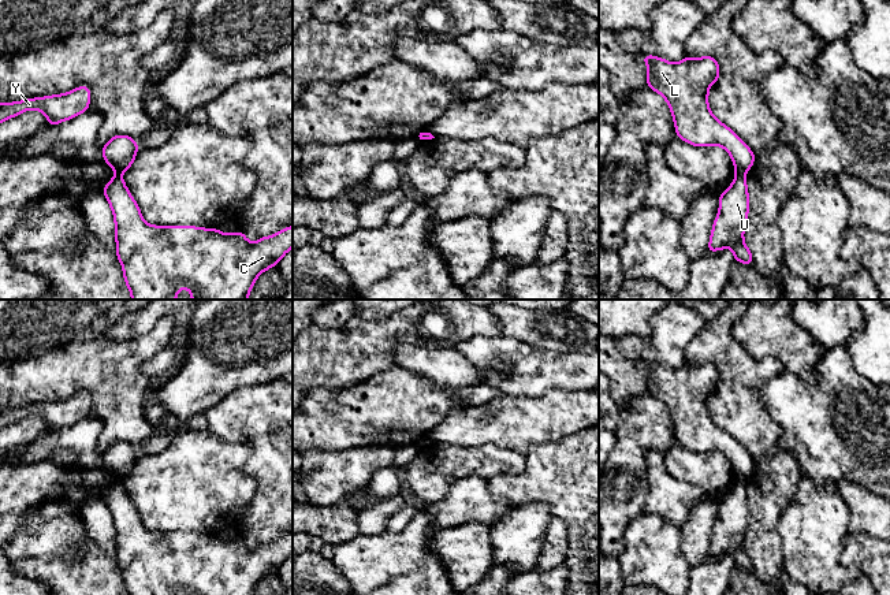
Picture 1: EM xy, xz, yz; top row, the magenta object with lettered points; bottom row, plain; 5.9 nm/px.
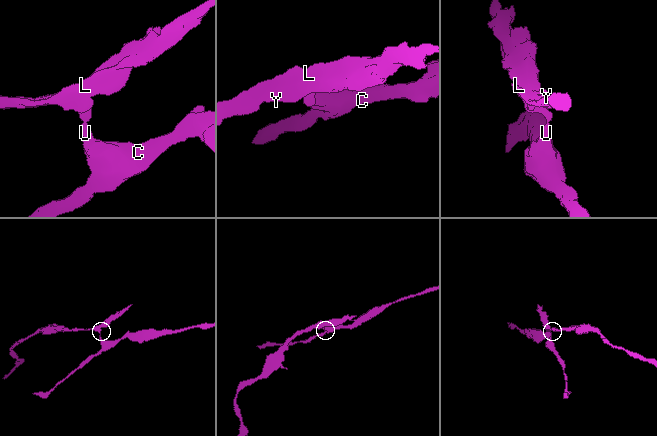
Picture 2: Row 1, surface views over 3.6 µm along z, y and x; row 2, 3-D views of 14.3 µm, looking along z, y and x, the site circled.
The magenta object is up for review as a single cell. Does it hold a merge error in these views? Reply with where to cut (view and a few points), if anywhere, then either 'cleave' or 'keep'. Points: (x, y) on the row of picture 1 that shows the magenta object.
cut in yz along (736, 173), (743, 175); cleave

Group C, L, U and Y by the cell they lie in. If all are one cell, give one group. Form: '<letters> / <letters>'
C U / L Y

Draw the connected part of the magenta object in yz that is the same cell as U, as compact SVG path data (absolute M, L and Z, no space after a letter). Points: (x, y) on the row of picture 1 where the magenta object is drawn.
M736 174L733 183L718 197L719 213L714 220L707 253L730 248L736 261L753 263L753 256L744 242L749 212L748 194L745 176Z

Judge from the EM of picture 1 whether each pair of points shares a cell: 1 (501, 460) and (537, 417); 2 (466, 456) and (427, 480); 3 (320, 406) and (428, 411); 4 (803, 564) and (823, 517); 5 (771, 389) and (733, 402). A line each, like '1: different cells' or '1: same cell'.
1: different cells
2: same cell
3: same cell
4: same cell
5: different cells

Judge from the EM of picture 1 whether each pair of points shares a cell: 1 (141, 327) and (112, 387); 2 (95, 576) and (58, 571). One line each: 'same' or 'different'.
1: different
2: same

